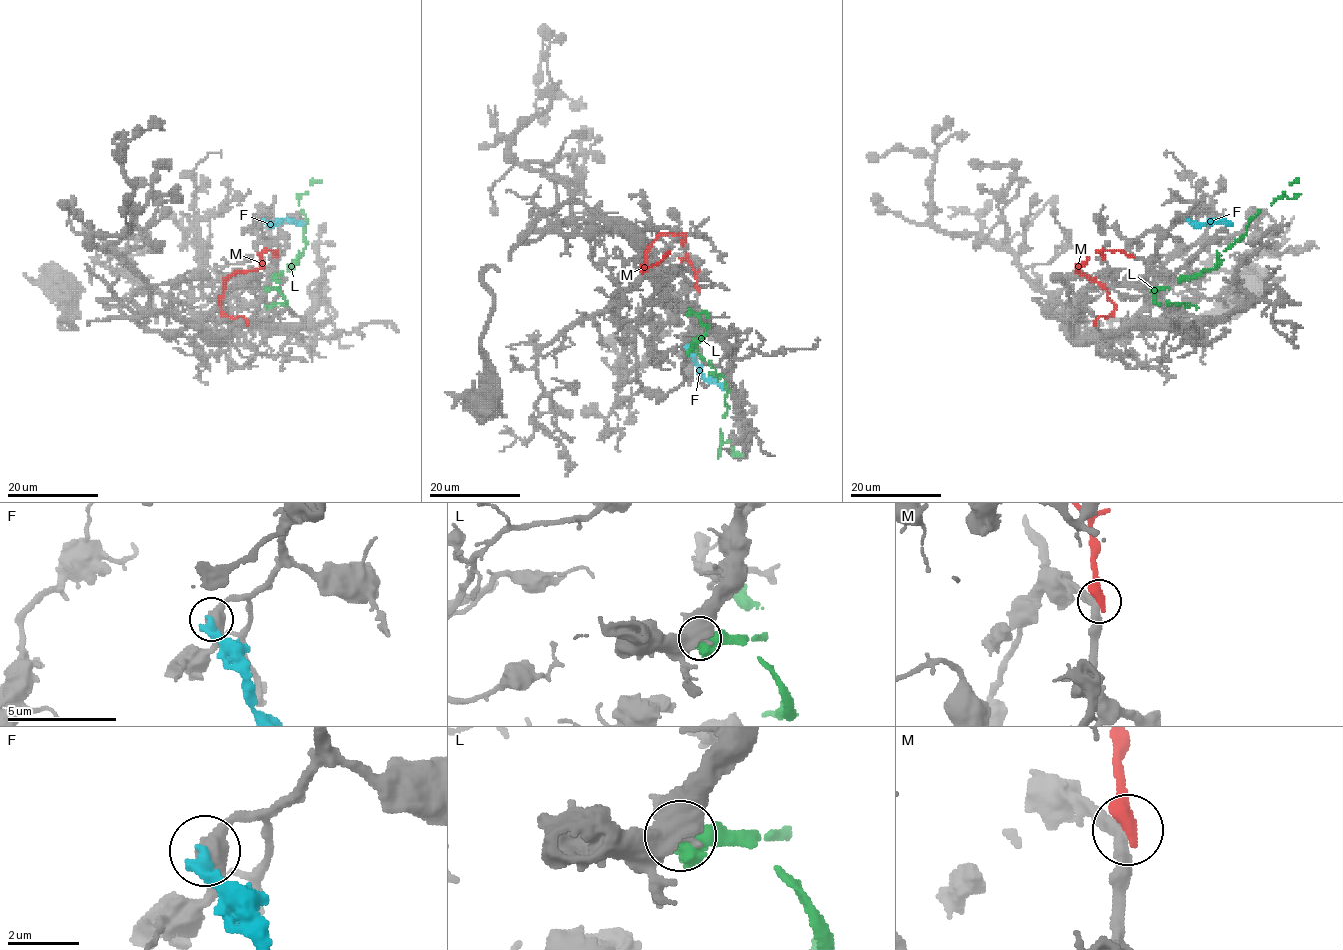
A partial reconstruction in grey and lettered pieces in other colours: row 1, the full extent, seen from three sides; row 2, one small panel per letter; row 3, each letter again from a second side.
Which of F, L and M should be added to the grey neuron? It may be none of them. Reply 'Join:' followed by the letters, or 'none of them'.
Join: none of them

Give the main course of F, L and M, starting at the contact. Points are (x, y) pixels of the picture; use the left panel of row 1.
F: (265, 220), (274, 224), (282, 219), (294, 219), (300, 226)
L: (267, 287), (281, 286), (274, 277), (293, 268), (303, 251), (306, 221), (299, 195), (320, 180)
M: (276, 256), (275, 251), (265, 252), (256, 270), (239, 271), (225, 280), (220, 310), (243, 317), (247, 326)

